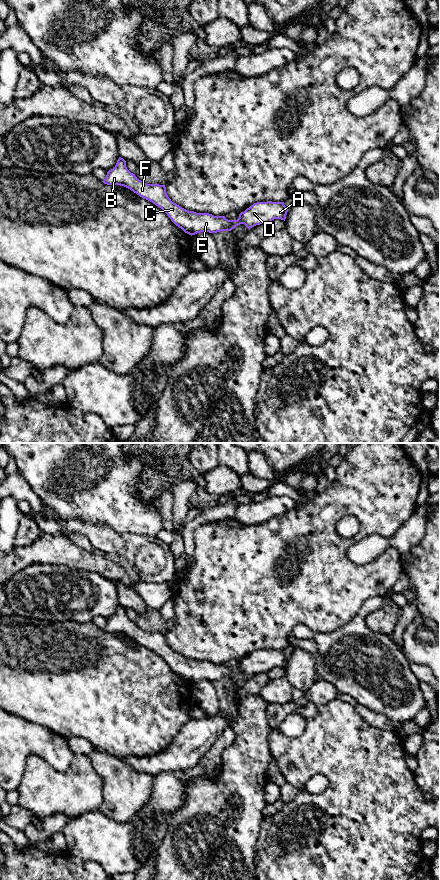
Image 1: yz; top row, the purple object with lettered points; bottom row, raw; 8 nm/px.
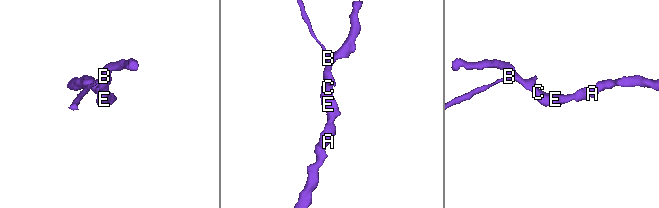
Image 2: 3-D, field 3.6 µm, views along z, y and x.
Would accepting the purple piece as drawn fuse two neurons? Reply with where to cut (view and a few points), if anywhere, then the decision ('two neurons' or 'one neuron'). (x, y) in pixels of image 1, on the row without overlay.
no cut; one neuron

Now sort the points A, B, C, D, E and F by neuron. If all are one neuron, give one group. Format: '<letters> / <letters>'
A B C D E F

